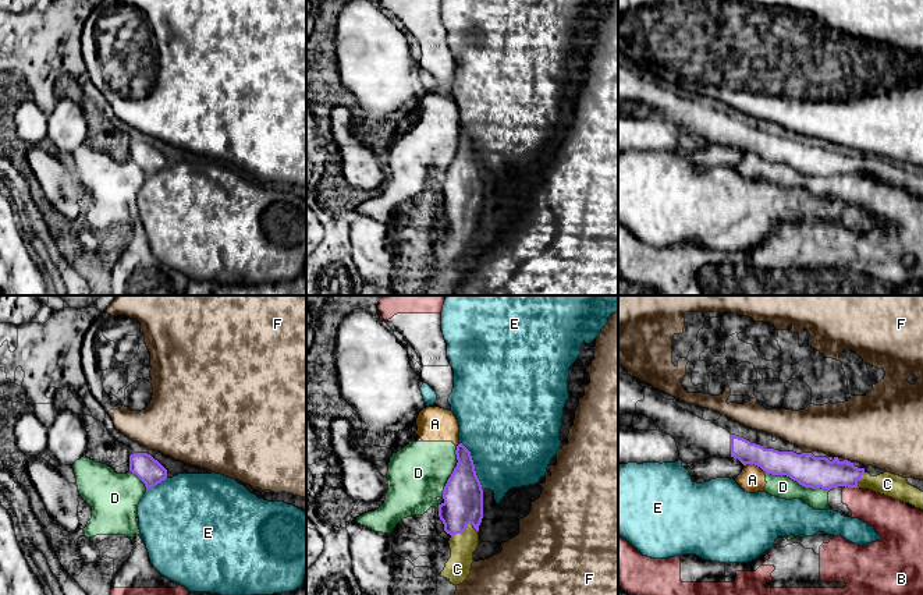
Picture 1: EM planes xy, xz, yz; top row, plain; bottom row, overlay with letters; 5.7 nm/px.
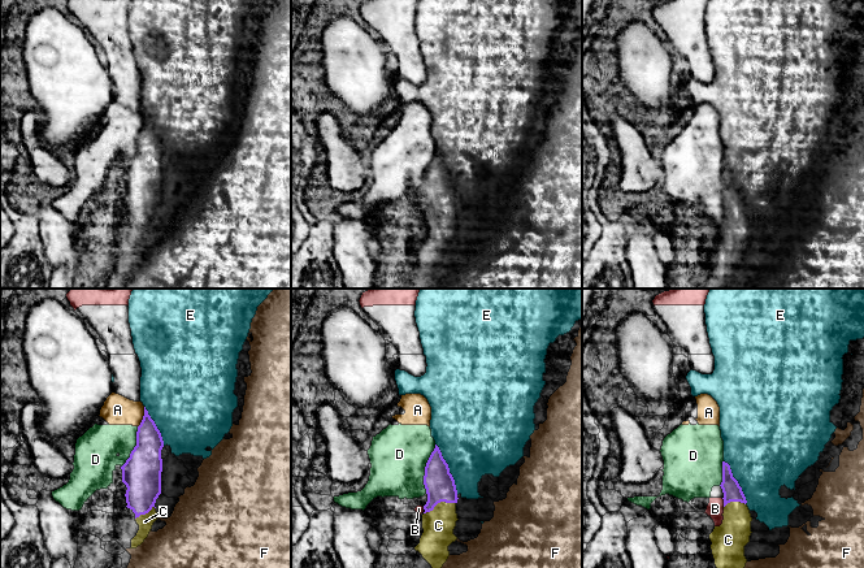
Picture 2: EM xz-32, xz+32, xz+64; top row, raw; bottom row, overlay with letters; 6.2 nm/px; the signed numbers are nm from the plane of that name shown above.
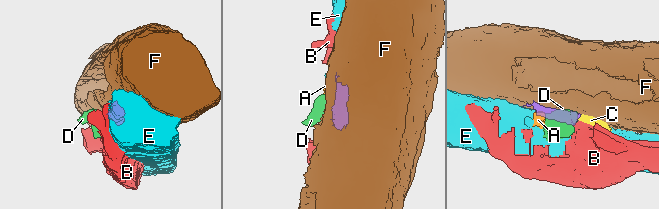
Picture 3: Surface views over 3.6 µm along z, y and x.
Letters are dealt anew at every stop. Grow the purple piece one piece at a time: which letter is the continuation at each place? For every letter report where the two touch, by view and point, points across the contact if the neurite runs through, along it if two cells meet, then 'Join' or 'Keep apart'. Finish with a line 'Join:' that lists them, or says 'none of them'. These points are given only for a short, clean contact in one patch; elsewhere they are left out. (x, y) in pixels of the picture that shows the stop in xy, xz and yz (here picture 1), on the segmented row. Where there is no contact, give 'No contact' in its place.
A: Touches purple at yz (756, 464). Boundary: yz (745, 464), (756, 464), (766, 473). Keep apart
B: Touches purple at yz (851, 487). Boundary: yz (858, 487), (845, 488). Keep apart
C: Touches purple at xz (464, 530). Path across: xz (462, 493), (464, 530), (462, 558), (457, 569). Join
D: Touches purple at yz (799, 484). Boundary: yz (766, 473), (787, 475), (805, 487), (833, 488). Keep apart
E: Touches purple at xz (474, 466). Keep apart
F: Touches purple at yz (808, 453). Boundary: yz (805, 452), (810, 453). Keep apart
Join: C

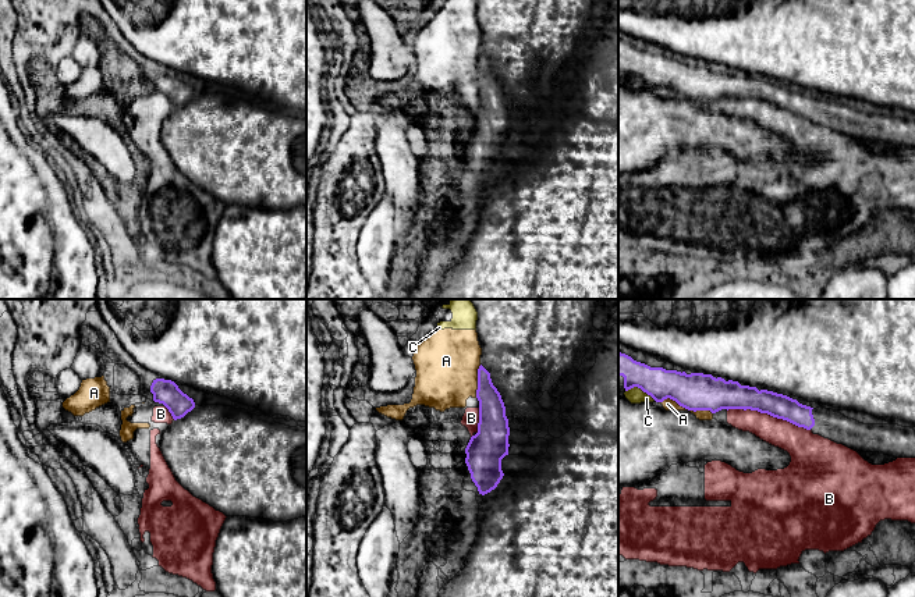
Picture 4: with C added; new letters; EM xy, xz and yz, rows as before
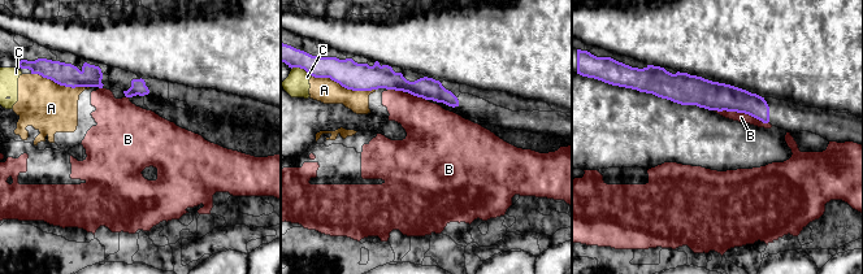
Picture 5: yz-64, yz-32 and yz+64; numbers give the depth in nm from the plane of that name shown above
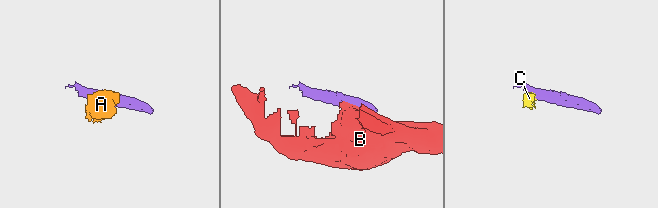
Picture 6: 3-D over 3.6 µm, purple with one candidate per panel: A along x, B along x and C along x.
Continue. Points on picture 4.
A: Touches purple at yz (685, 408). Boundary: yz (659, 401), (671, 398), (688, 409), (709, 411), (712, 414). Keep apart
B: Touches purple at yz (769, 414). Keep apart
C: Touches purple at yz (641, 388). Boundary: yz (626, 390), (639, 387), (655, 400). Keep apart
Join: none of them

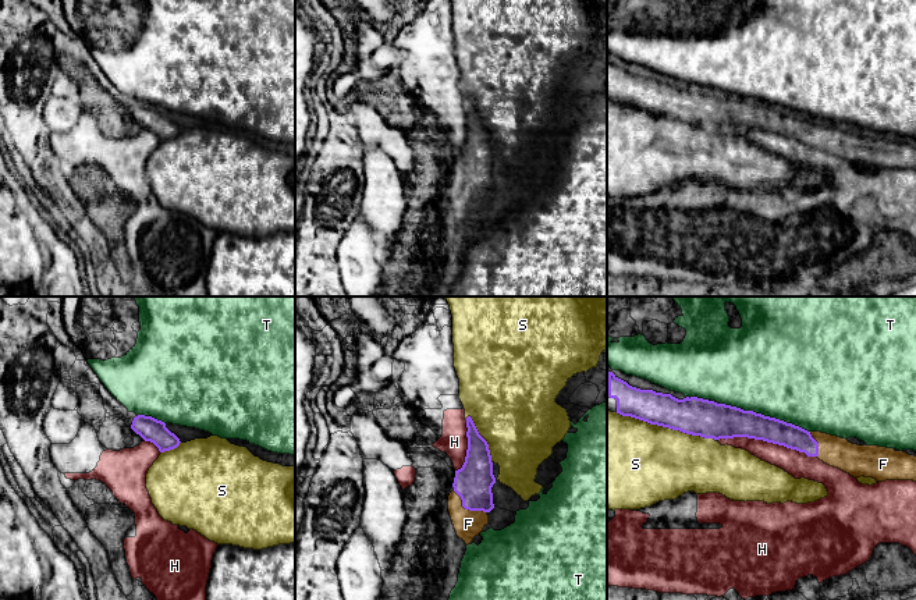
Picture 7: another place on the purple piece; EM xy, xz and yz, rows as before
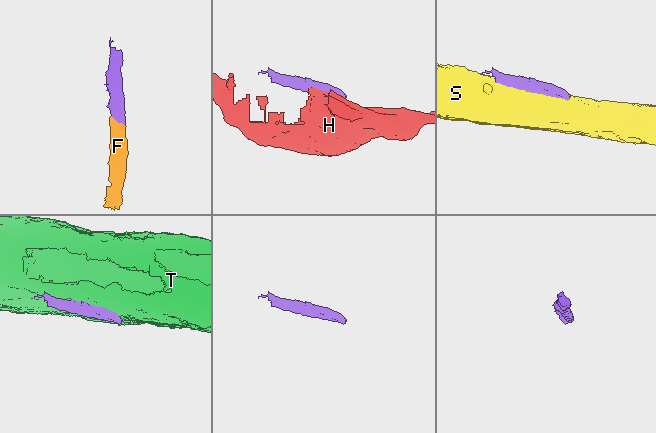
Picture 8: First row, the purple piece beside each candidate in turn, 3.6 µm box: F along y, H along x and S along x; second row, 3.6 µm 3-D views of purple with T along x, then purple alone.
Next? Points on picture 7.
F: Touches purple at xz (467, 508). Path across: xz (474, 482), (472, 499), (467, 508), (468, 524). Join
H: Touches purple at yz (767, 441). Keep apart
S: Touches purple at yz (666, 426). Keep apart
T: Touches purple at yz (763, 415). Keep apart
Join: F

